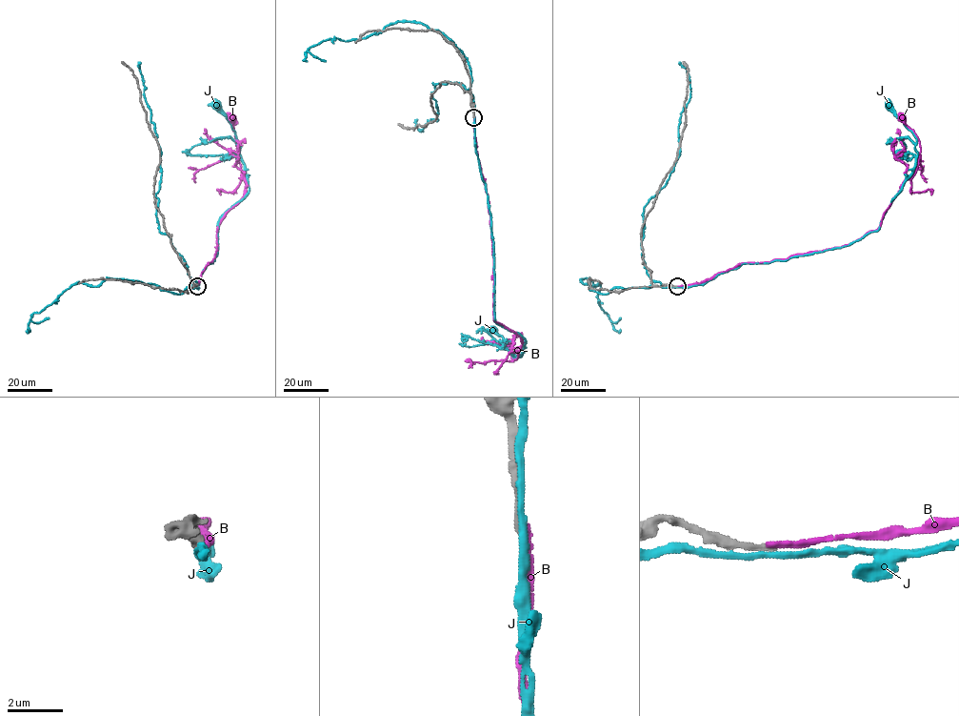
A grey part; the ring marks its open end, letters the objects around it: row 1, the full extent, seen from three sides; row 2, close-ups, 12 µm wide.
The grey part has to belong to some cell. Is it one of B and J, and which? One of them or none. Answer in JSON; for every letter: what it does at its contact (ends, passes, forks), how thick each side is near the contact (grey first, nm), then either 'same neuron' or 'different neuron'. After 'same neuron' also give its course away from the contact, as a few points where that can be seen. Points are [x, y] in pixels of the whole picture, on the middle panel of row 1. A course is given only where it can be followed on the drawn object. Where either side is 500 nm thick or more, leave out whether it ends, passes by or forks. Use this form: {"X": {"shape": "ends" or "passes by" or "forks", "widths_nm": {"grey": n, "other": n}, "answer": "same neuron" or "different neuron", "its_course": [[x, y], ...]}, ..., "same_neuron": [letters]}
{"B": {"shape": "ends", "widths_nm": {"grey": 280, "other": 240}, "answer": "different neuron"}, "J": {"shape": "passes by", "widths_nm": {"grey": 360, "other": 200}, "answer": "different neuron"}, "same_neuron": []}

